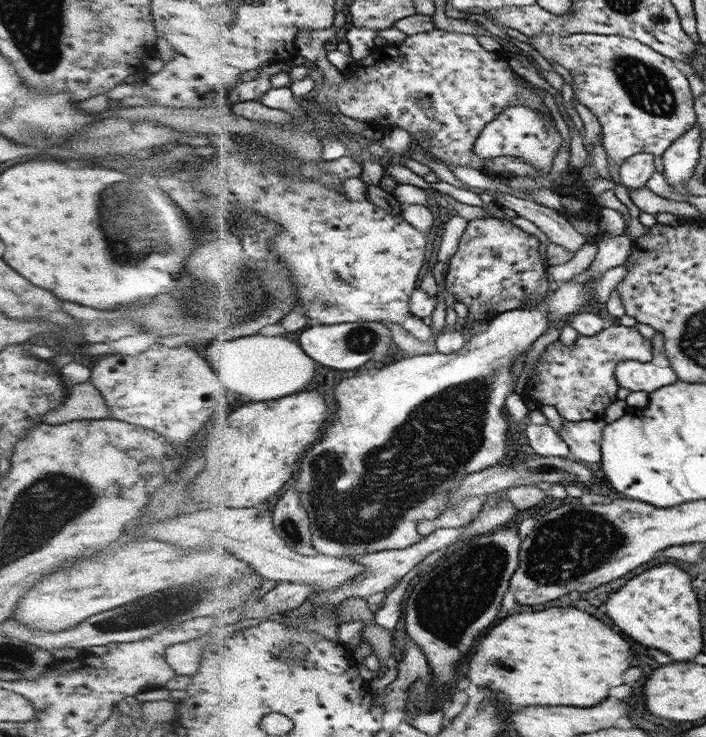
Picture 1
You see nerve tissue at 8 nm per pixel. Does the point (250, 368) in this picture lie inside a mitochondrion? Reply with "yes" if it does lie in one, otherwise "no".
no

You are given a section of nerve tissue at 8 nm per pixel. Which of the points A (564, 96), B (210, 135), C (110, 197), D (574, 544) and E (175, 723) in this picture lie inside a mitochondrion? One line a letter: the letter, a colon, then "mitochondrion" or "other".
A: other
B: other
C: mitochondrion
D: mitochondrion
E: other

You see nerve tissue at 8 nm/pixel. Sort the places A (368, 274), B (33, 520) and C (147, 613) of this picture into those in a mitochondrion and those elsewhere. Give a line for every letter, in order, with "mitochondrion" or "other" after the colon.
A: other
B: mitochondrion
C: mitochondrion

